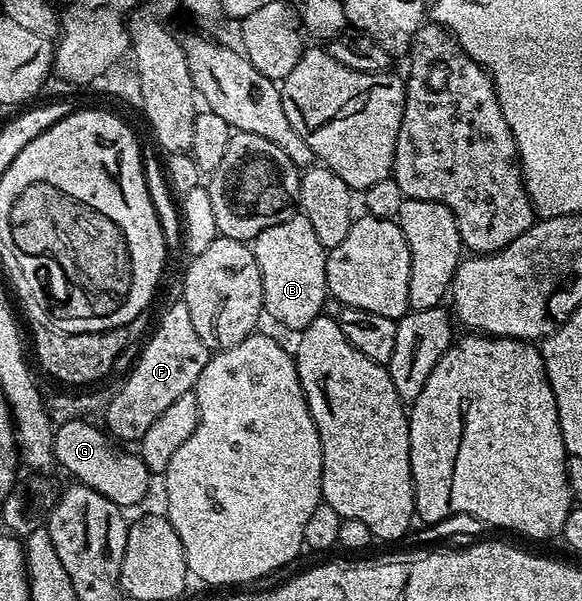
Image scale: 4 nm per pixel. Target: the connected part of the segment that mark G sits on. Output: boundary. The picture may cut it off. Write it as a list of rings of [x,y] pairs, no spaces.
[[[86,419],[65,421],[54,429],[53,435],[53,457],[73,476],[80,485],[91,487],[93,491],[99,492],[103,497],[111,500],[116,506],[128,508],[139,503],[149,490],[151,475],[149,469],[143,464],[140,455],[136,453],[119,452],[117,445],[103,430],[102,432],[91,425]]]

